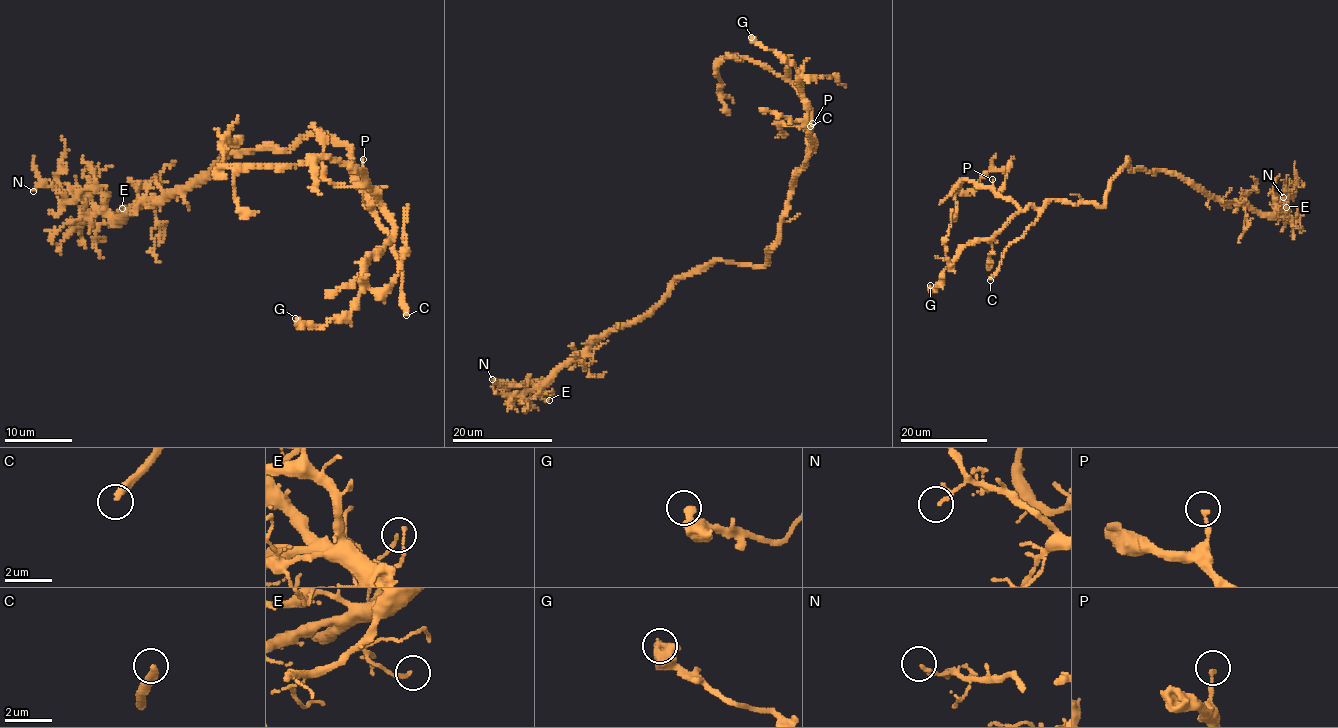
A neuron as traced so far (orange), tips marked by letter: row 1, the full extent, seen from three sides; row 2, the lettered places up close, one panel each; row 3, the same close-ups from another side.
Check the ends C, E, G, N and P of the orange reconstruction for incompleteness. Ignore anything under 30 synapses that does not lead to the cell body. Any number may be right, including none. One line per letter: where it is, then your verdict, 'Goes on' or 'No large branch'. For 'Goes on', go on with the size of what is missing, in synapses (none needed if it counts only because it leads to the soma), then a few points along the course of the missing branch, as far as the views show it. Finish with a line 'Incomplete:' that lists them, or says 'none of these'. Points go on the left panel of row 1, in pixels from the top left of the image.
C: Place: (406, 315). Goes on
E: Place: (122, 208). No large branch
G: Place: (295, 318). No large branch
N: Place: (33, 191). No large branch
P: Place: (363, 159). No large branch
Incomplete: C

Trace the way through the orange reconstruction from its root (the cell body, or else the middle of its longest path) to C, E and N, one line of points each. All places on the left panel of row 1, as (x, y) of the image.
C: (351, 161), (364, 204), (370, 206), (367, 193), (400, 262), (401, 304), (406, 315)
E: (351, 161), (348, 148), (321, 134), (287, 148), (231, 148), (198, 182), (139, 199), (111, 223), (122, 208)
N: (351, 161), (321, 134), (231, 148), (198, 182), (139, 199), (122, 217), (92, 190), (69, 201), (33, 191)

